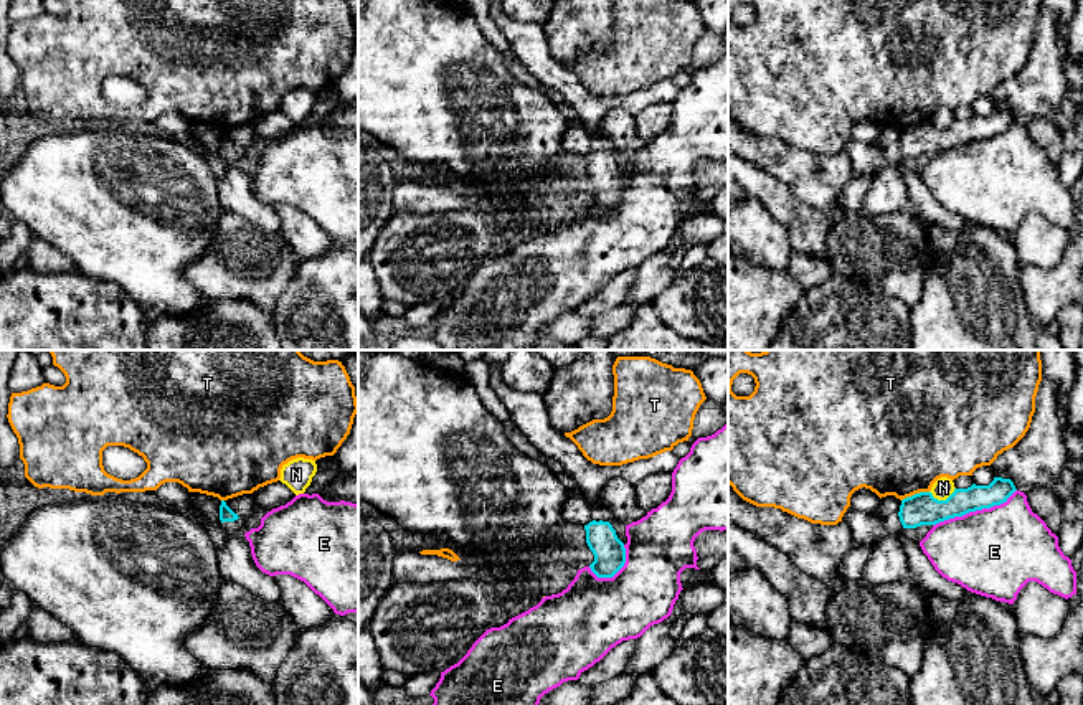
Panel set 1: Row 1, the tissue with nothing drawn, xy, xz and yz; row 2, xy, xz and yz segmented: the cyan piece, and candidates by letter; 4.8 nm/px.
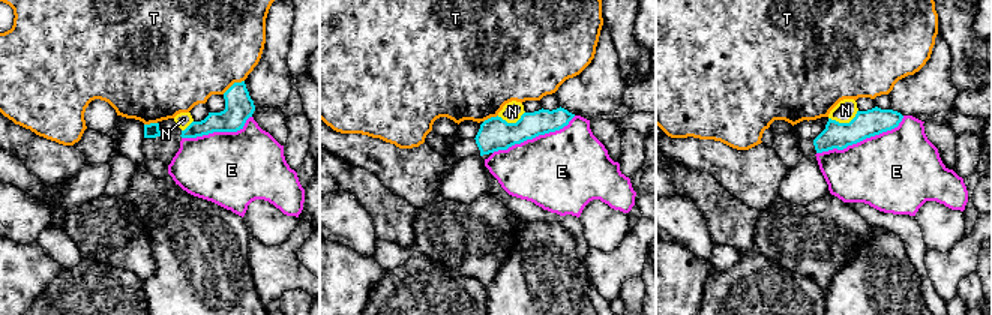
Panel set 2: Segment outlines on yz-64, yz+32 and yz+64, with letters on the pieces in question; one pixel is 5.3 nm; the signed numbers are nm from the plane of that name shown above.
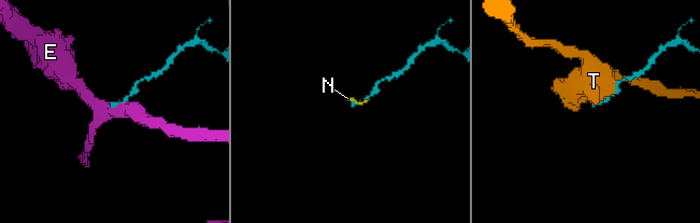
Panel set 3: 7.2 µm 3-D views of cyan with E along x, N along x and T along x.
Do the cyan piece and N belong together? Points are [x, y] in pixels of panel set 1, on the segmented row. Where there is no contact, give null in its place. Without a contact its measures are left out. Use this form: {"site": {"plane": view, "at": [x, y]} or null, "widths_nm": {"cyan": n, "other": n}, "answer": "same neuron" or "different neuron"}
{"site": {"plane": "yz", "at": [943, 501]}, "widths_nm": {"cyan": 160, "other": 100}, "answer": "different neuron"}

